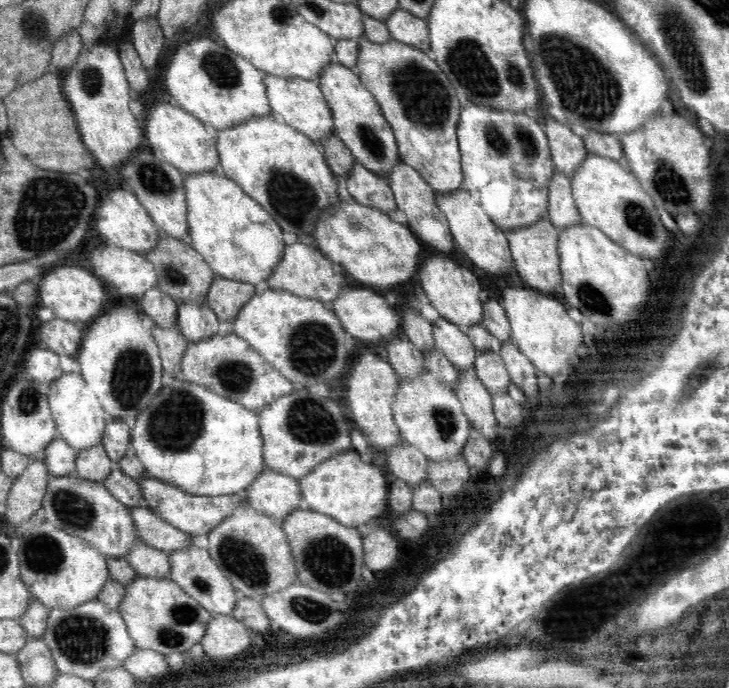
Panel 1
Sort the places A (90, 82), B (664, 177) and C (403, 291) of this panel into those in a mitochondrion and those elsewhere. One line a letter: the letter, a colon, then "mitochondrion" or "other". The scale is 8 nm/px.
A: mitochondrion
B: mitochondrion
C: other

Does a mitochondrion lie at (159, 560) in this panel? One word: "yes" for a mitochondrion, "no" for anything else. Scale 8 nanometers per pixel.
no

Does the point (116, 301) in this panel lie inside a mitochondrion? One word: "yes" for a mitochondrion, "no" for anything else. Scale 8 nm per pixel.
no

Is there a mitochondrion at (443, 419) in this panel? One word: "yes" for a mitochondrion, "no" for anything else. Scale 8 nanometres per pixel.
yes

